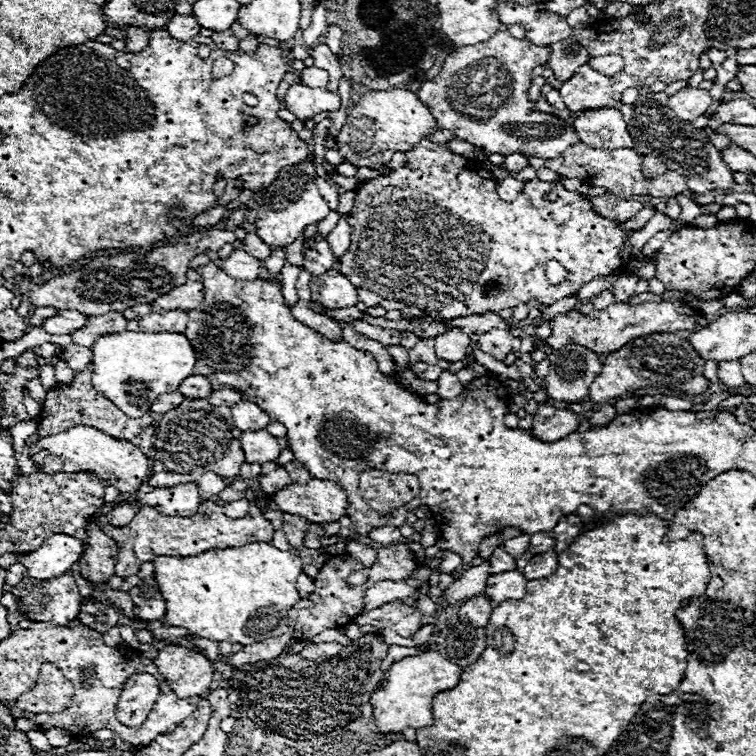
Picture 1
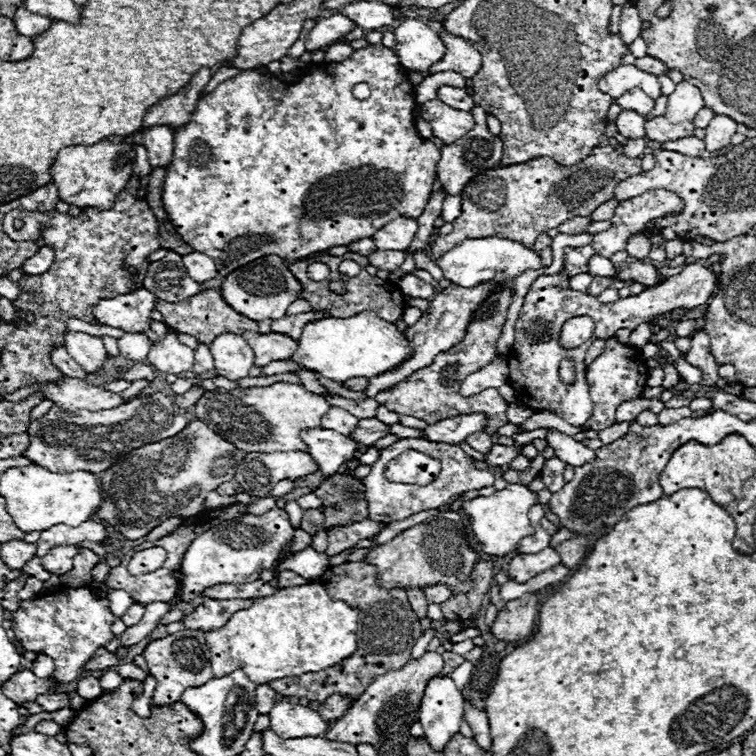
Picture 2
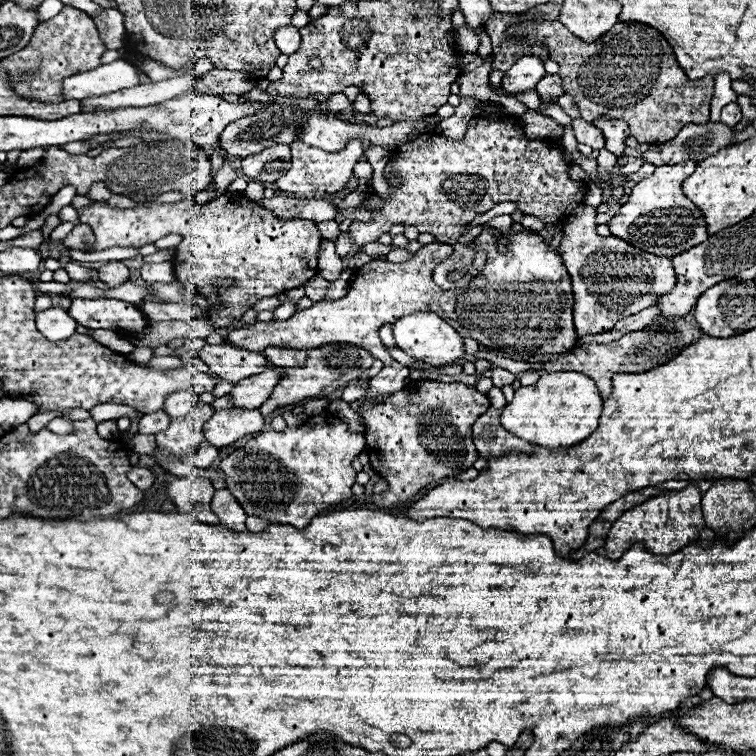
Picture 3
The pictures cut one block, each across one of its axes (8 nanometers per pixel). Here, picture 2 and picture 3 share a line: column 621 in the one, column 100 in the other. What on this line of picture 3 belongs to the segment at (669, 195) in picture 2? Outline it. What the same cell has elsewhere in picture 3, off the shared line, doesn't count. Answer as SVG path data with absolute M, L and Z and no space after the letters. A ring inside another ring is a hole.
M230 192L202 206L178 202L114 210L104 202L94 202L92 206L78 210L78 218L82 224L92 226L96 236L94 250L114 246L140 248L168 234L181 235L182 242L172 264L182 284L208 290L210 280L236 280L236 286L214 296L228 304L228 308L212 312L210 322L214 328L224 326L224 316L240 318L240 314L258 300L278 296L290 288L306 284L310 280L310 270L318 268L318 248L322 242L322 236L312 220L280 220L262 206L246 200L242 194Z

